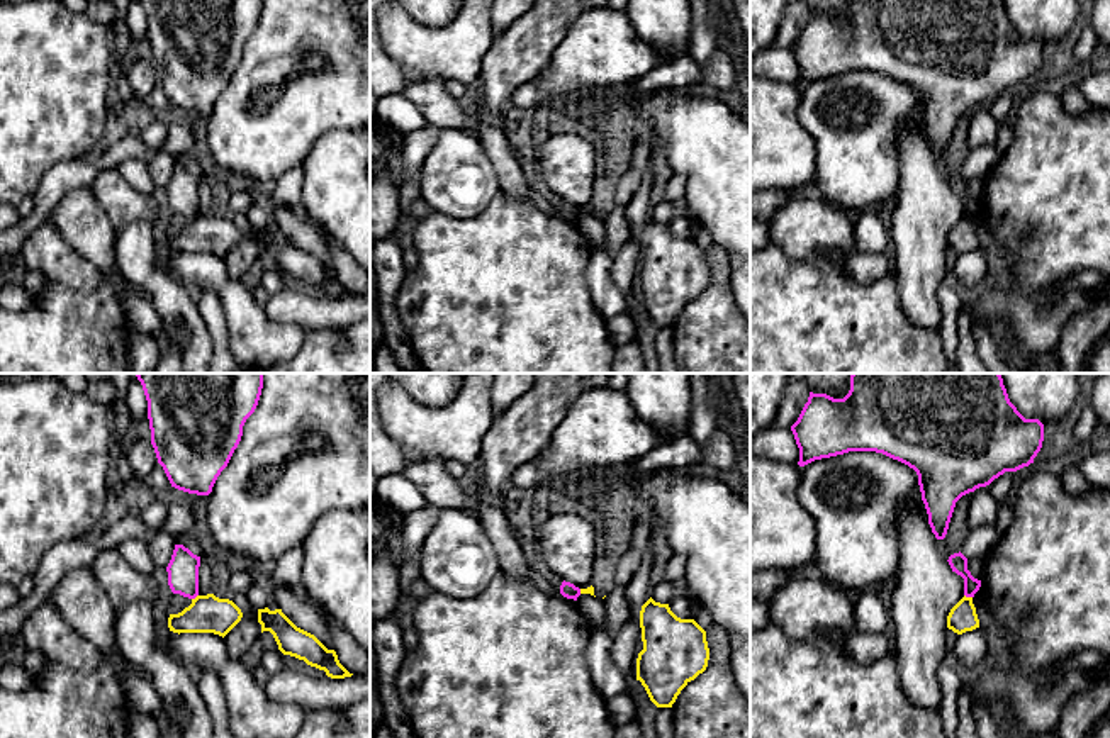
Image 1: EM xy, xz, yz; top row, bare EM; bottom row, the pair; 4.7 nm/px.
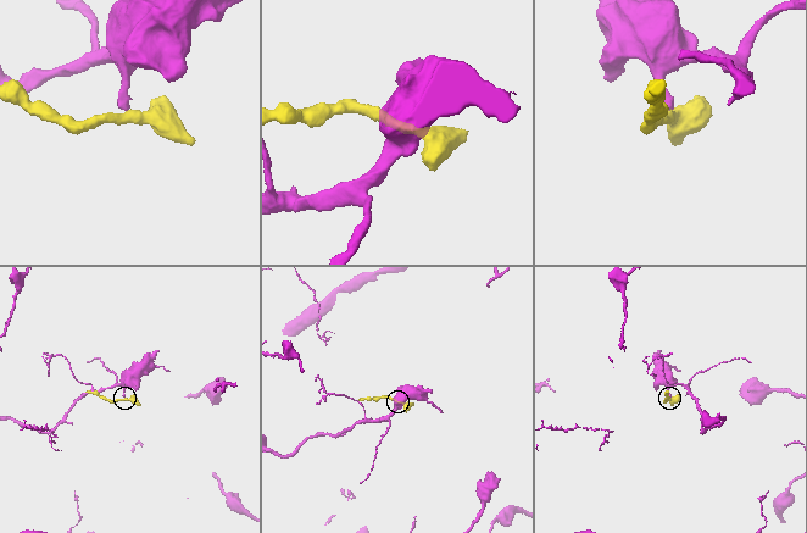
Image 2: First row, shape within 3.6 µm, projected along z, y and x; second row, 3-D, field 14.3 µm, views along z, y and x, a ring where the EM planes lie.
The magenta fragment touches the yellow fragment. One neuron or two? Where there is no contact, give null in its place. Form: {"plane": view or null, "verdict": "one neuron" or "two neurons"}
{"plane": "yz", "verdict": "two neurons"}

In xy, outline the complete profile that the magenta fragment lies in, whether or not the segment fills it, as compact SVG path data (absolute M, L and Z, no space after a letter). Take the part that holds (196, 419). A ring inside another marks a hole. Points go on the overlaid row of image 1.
M136 373L136 377L148 400L151 444L171 487L188 494L209 495L241 441L246 419L258 405L263 373Z

